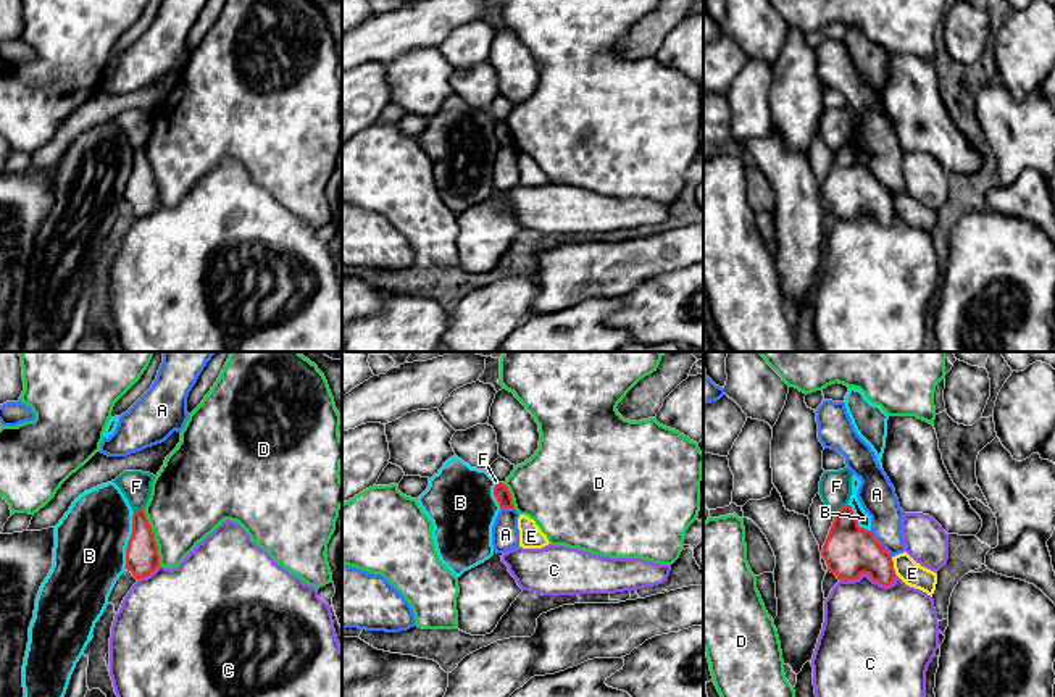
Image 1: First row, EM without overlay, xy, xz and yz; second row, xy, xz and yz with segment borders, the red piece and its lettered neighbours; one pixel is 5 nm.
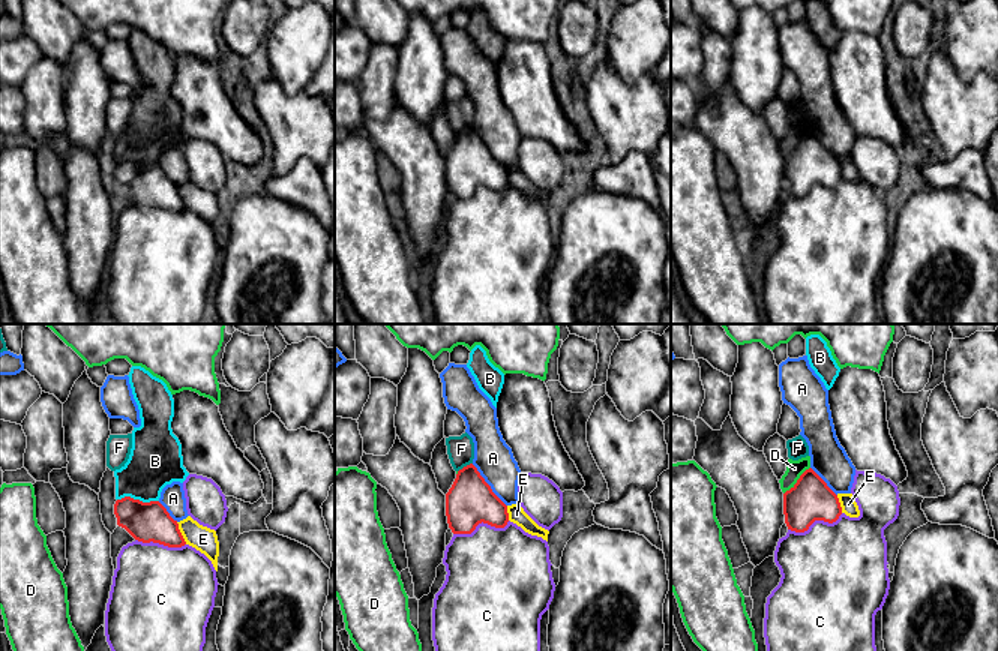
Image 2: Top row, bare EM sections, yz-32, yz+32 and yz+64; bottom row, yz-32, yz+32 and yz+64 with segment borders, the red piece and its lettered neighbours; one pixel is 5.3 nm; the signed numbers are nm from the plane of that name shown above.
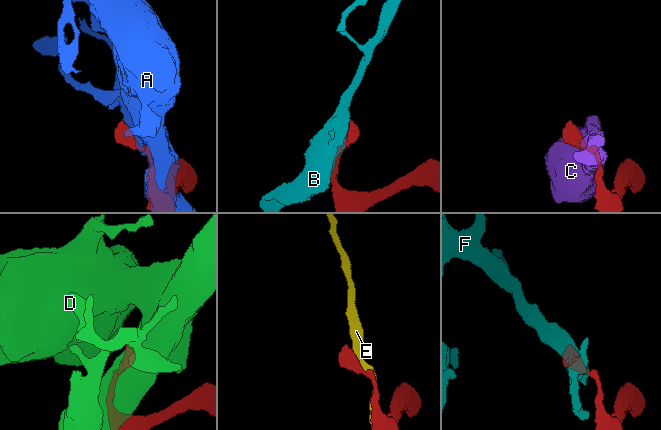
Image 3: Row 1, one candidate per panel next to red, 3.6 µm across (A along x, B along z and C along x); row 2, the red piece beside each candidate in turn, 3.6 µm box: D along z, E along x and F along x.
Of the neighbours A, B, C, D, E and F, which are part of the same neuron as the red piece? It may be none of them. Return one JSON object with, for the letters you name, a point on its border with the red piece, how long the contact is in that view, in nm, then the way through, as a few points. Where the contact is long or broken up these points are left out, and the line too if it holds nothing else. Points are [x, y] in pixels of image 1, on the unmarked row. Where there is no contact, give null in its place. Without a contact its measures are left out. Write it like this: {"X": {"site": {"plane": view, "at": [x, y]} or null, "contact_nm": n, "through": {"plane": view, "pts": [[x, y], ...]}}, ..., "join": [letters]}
{"join": []}

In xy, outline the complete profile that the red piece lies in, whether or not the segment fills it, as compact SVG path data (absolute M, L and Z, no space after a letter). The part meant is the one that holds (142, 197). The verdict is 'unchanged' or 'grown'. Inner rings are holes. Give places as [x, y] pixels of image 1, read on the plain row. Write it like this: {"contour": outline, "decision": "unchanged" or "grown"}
{"contour": "M145 148L132 153L132 173L126 186L126 208L136 218L150 215L160 205L158 184Z", "decision": "unchanged"}

